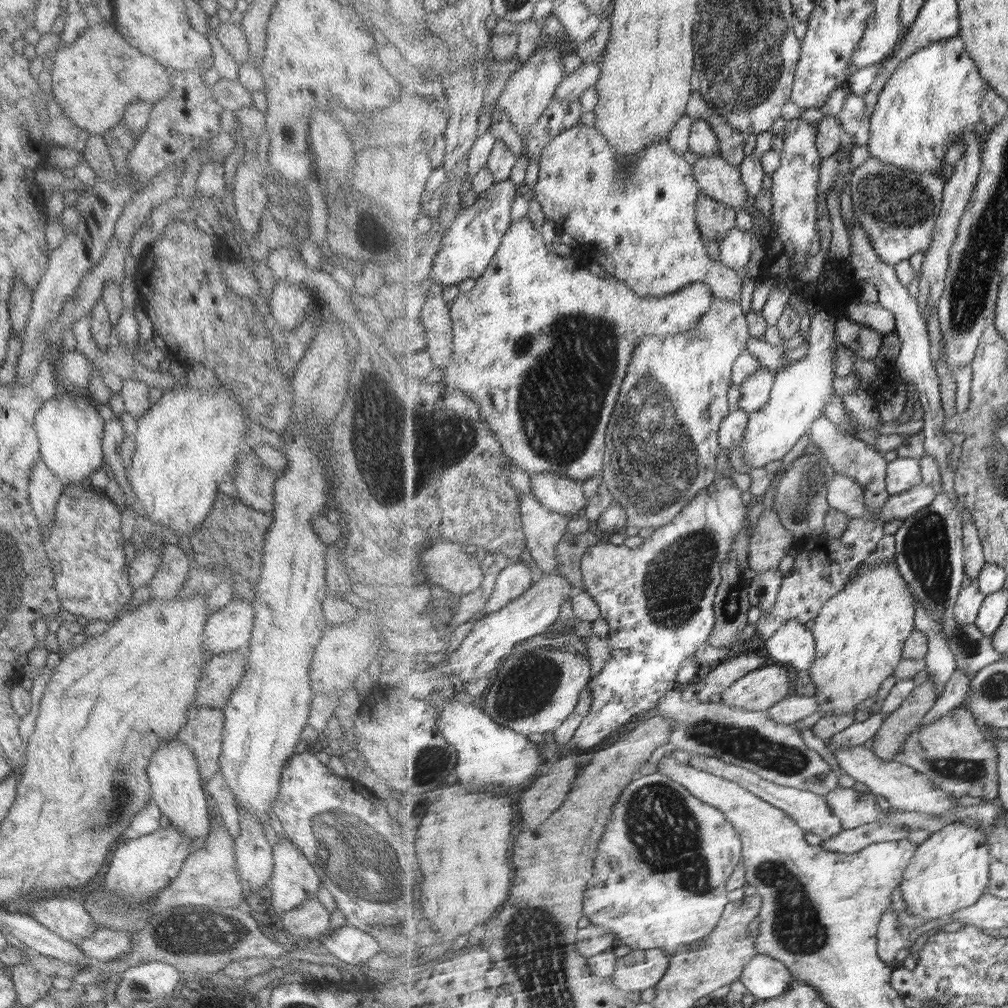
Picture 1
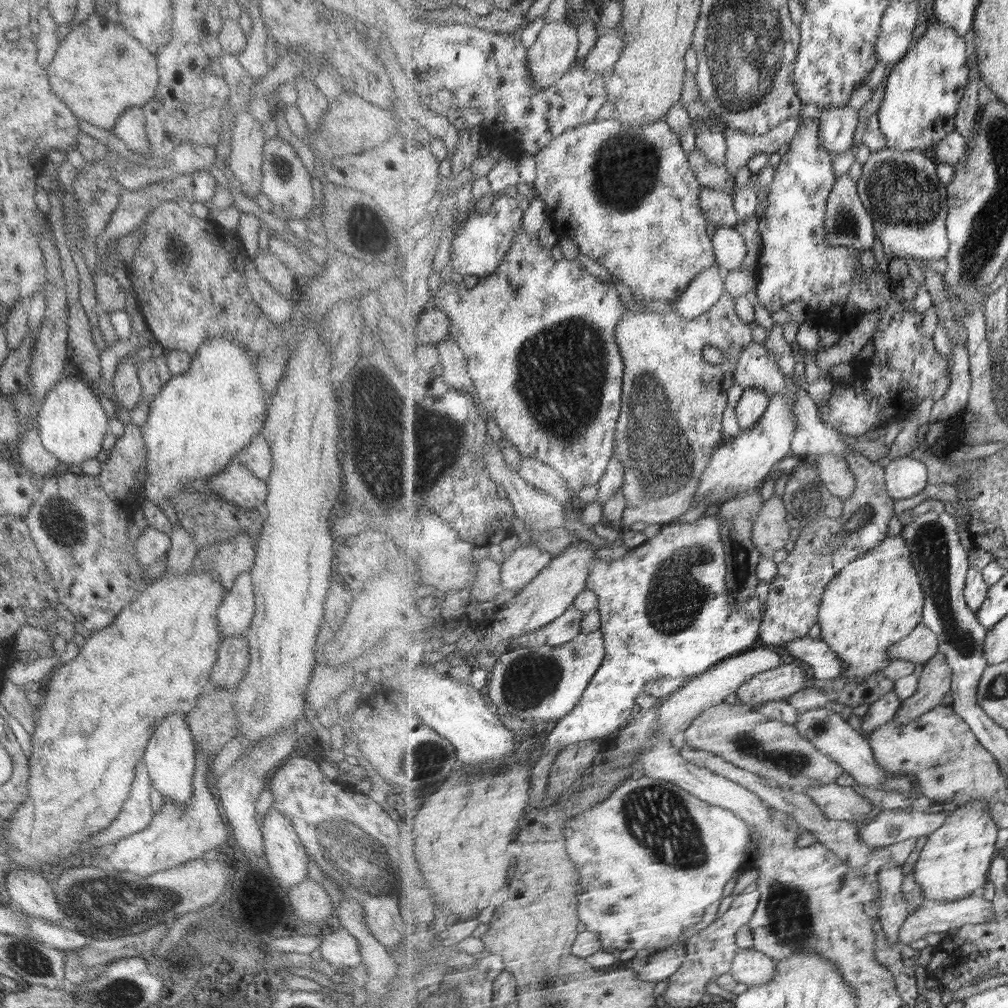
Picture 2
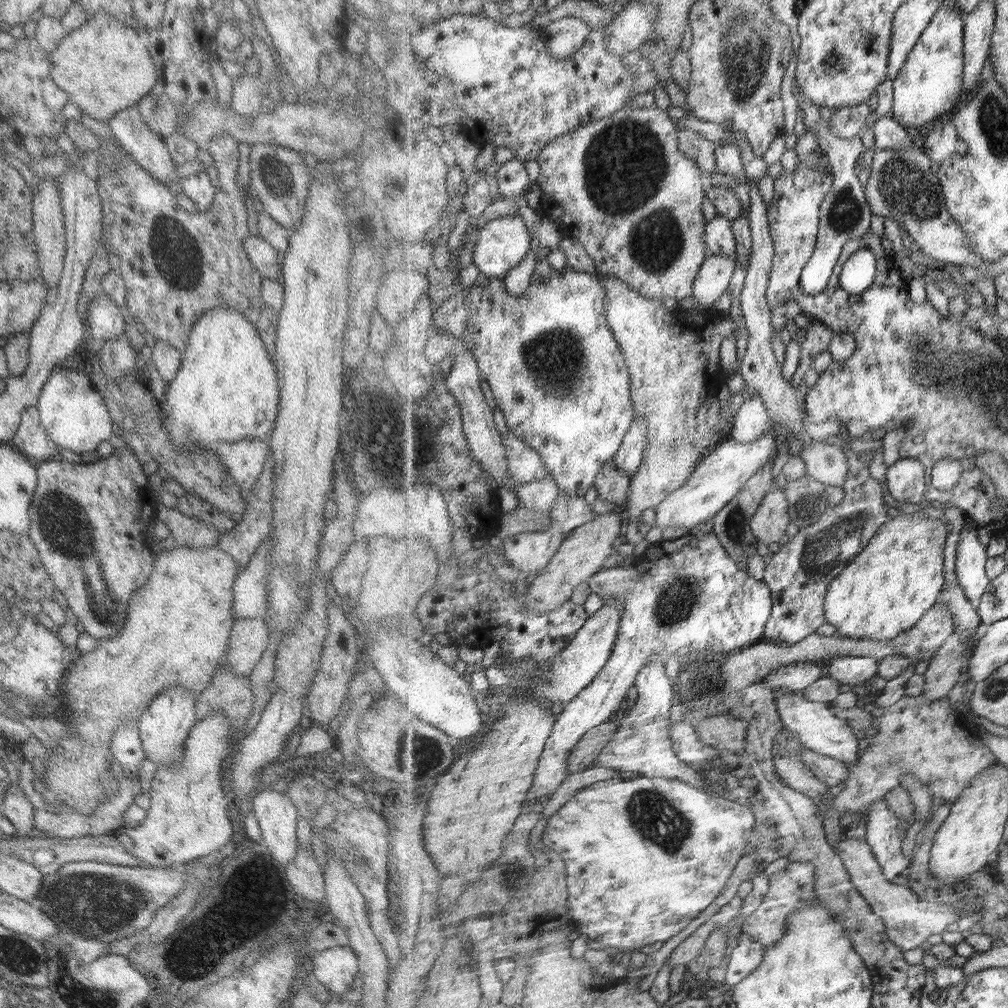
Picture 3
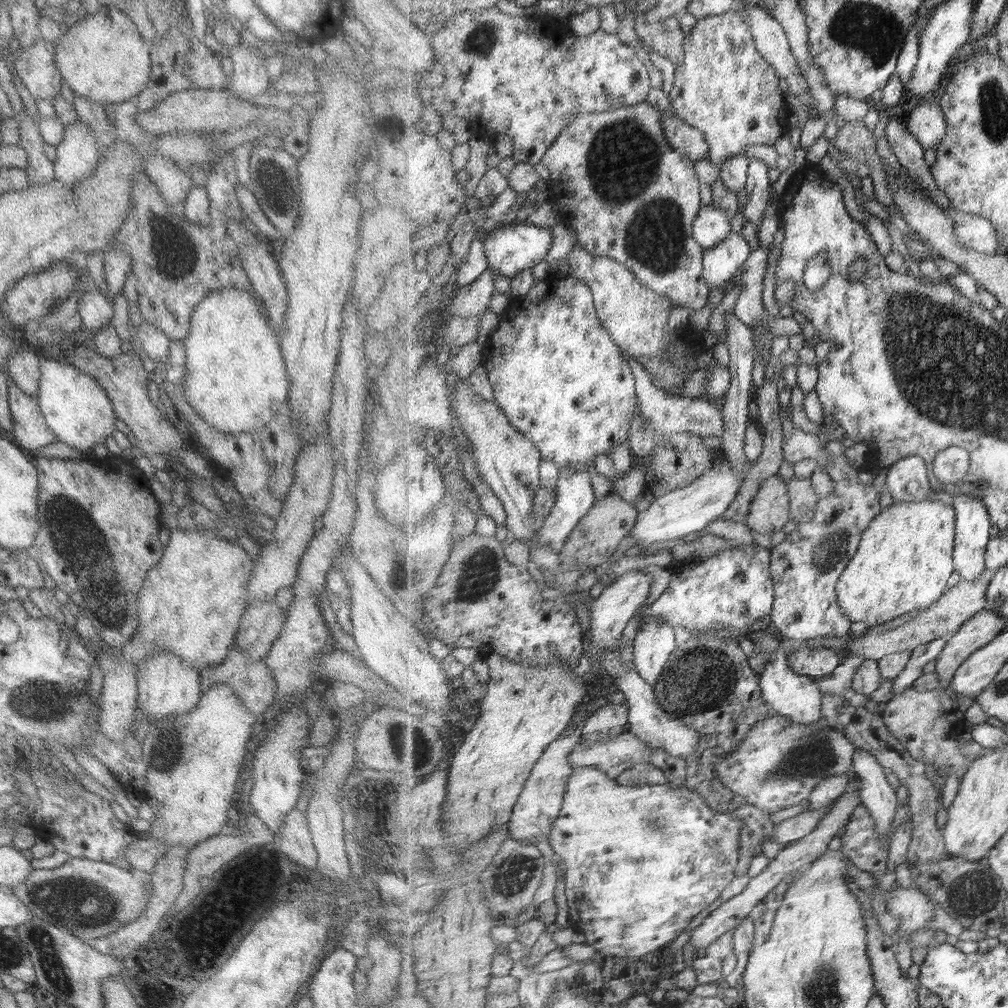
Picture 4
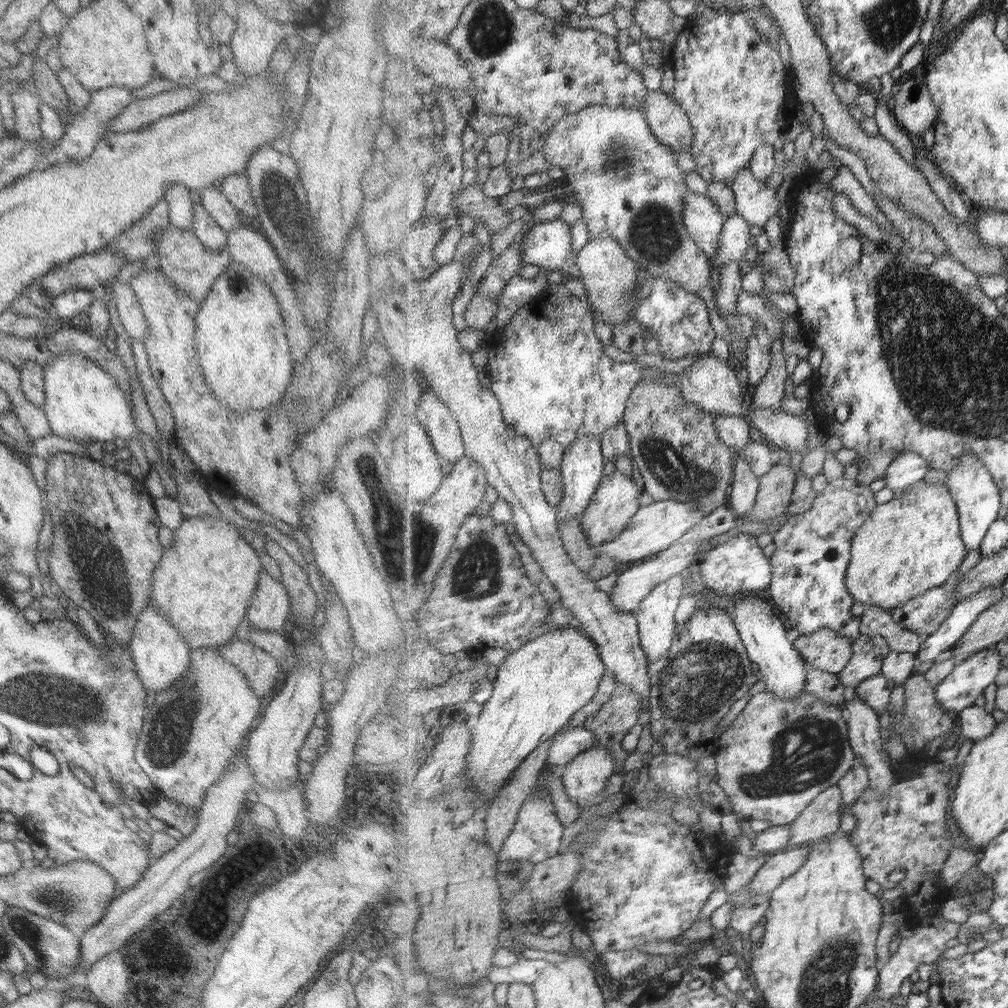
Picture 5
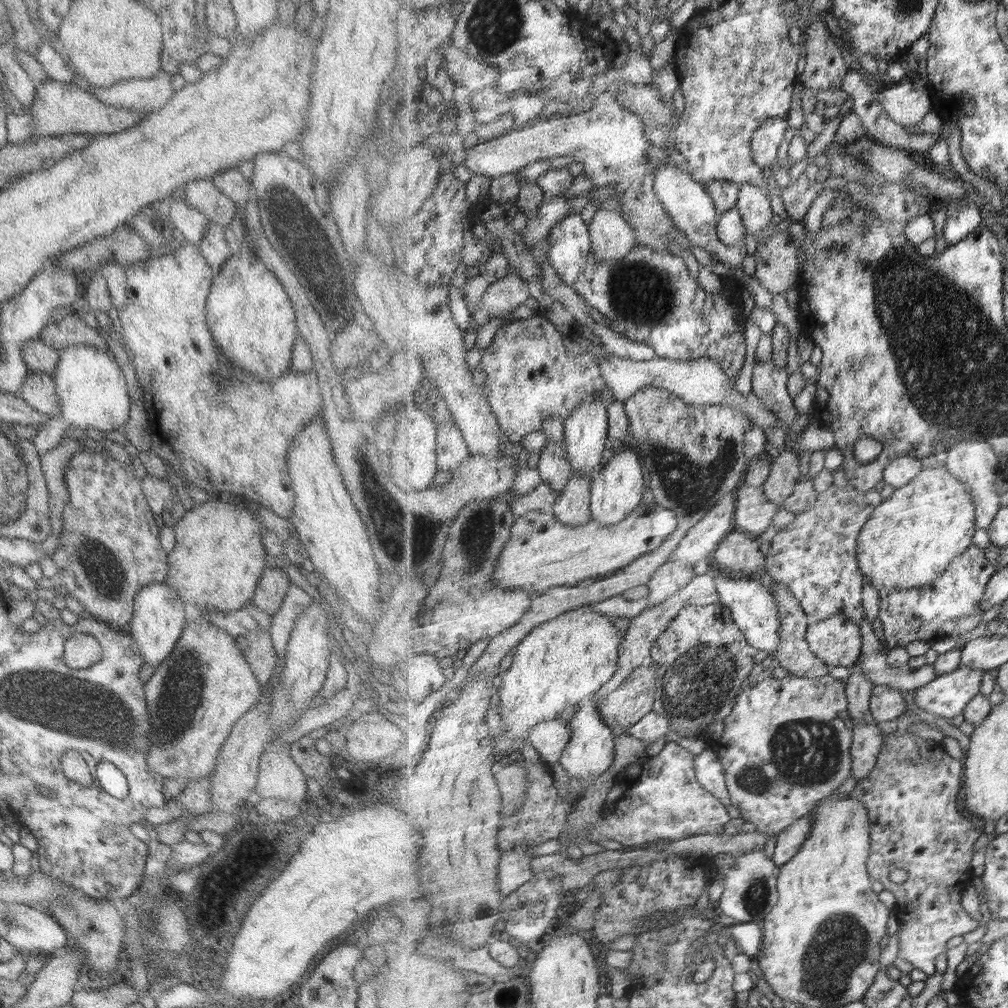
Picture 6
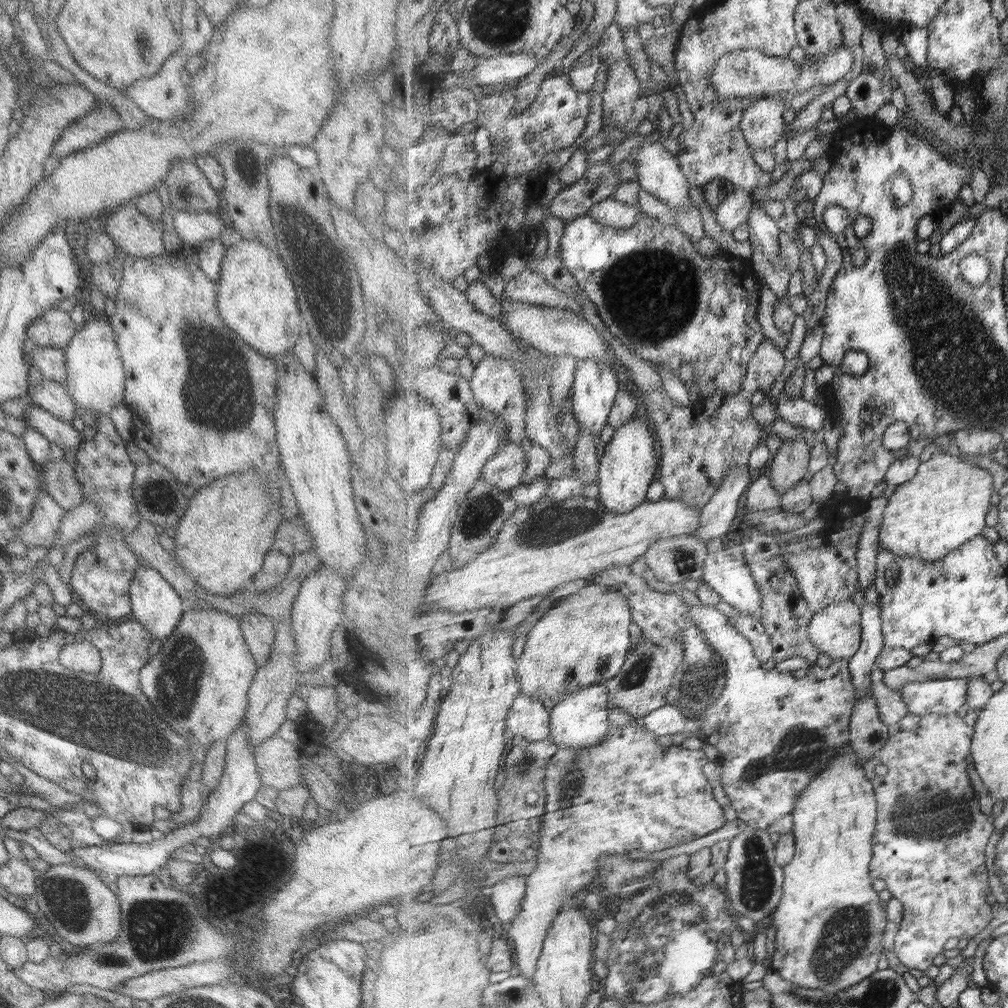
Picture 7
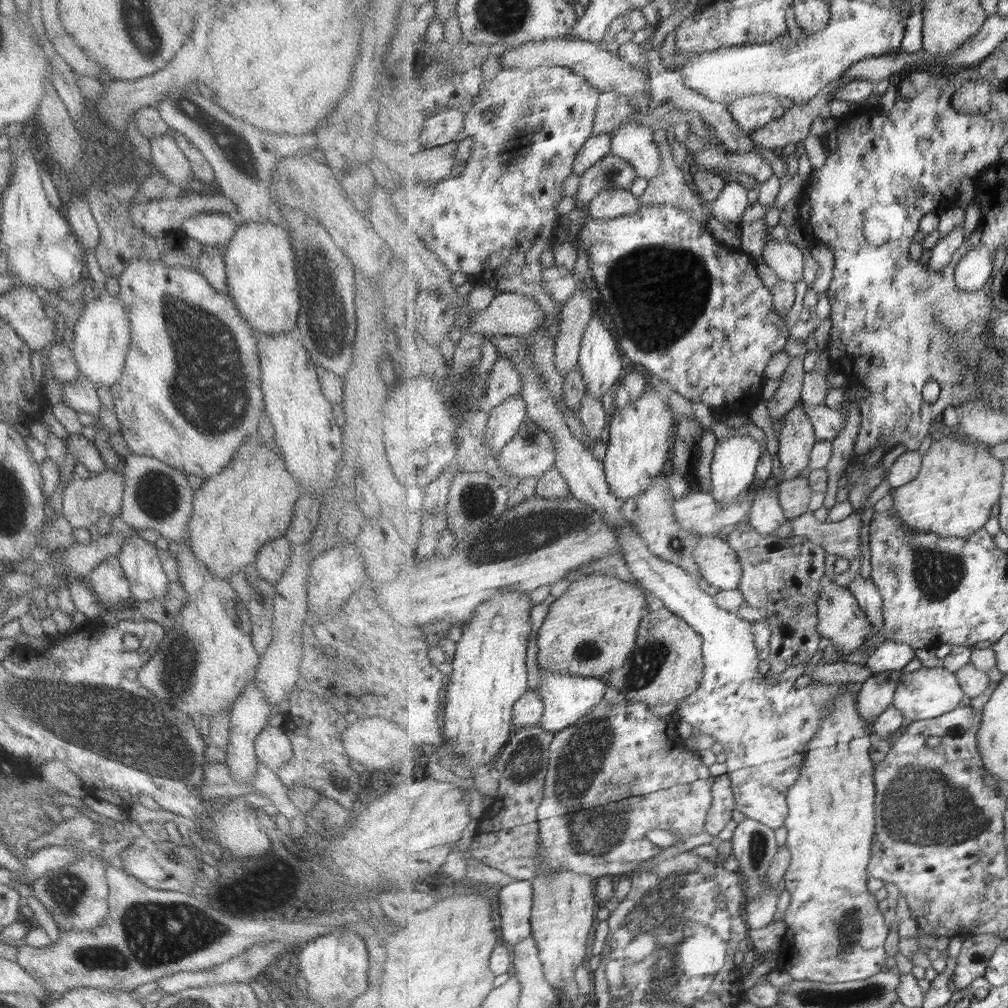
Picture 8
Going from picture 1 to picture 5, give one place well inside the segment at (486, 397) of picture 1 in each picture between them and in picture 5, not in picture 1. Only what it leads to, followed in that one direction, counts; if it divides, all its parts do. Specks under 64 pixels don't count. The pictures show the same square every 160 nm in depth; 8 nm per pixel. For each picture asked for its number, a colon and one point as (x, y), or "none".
2: (539, 335)
3: (552, 362)
4: (559, 376)
5: (549, 370)

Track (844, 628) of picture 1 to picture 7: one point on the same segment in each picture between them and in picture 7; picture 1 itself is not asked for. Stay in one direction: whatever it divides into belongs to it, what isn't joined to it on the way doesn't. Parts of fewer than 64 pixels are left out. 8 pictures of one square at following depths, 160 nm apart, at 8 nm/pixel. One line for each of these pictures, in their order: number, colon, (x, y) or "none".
2: (876, 601)
3: (887, 589)
4: (905, 559)
5: (912, 544)
6: (911, 539)
7: (946, 505)

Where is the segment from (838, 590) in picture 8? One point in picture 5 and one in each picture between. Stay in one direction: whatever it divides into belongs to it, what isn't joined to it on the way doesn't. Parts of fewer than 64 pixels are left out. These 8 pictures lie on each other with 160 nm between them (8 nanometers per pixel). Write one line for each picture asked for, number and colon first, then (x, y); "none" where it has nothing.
5: (826, 649)
6: (838, 641)
7: (837, 631)

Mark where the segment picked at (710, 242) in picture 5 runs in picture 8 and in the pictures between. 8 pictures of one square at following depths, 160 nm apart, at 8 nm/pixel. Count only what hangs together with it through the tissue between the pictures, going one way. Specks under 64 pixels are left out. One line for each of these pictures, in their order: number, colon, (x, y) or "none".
6: (692, 208)
7: (659, 172)
8: (634, 142)

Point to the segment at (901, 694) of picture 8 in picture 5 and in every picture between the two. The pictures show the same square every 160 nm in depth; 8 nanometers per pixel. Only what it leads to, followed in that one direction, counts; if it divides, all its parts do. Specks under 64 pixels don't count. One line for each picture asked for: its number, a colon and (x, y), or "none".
5: (967, 682)
6: (949, 695)
7: (942, 696)

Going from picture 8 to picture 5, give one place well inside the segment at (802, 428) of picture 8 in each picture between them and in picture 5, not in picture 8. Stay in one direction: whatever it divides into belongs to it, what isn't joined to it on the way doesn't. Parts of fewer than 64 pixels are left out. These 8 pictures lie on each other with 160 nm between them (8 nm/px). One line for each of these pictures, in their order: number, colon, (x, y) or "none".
5: (777, 487)
6: (785, 475)
7: (791, 463)

